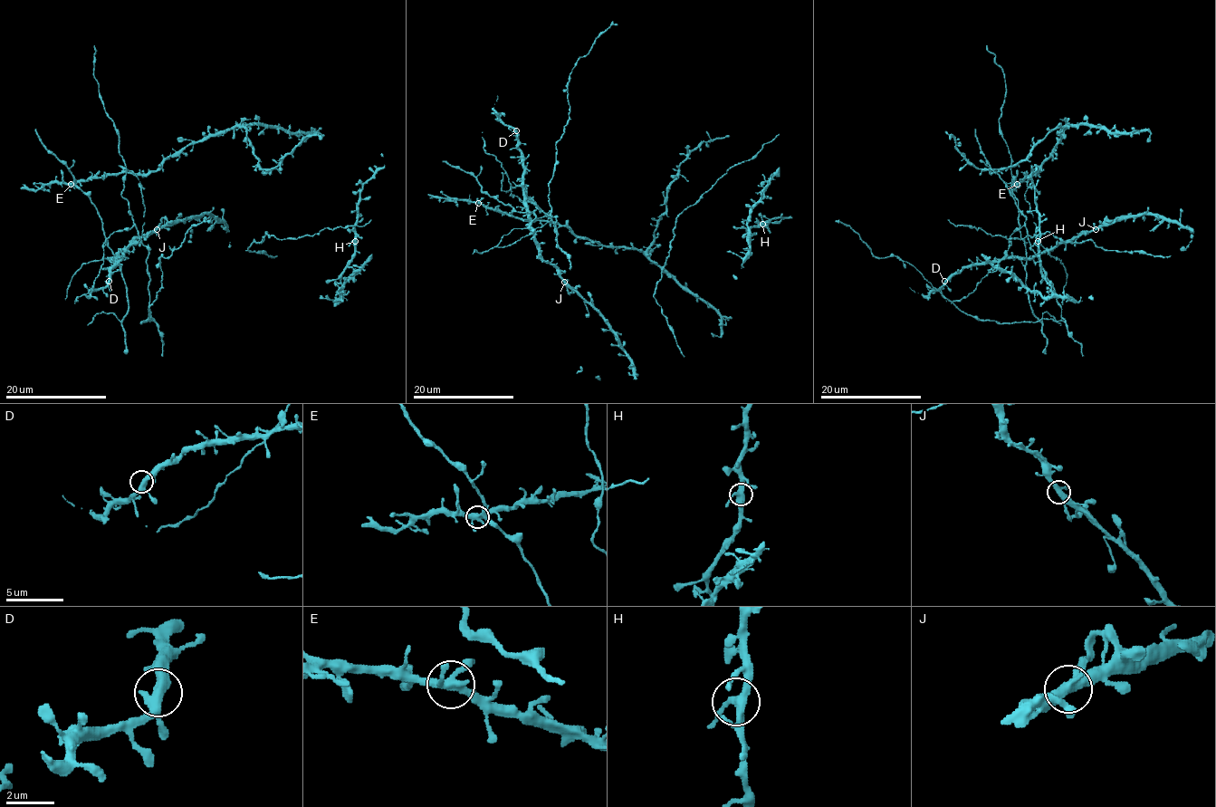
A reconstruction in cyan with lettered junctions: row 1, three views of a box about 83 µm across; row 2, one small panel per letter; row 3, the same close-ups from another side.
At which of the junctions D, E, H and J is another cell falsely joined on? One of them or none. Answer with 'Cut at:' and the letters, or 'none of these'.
Cut at: none of these

